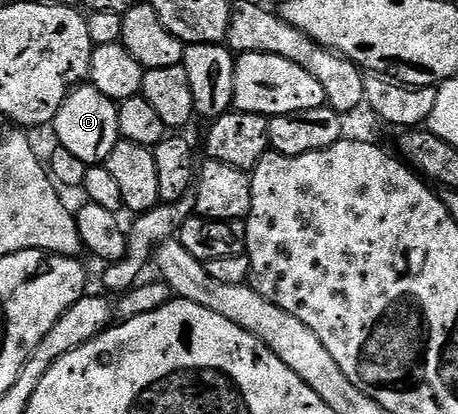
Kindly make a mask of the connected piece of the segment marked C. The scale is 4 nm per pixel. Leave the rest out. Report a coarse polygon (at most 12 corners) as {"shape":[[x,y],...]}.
{"shape":[[83,83],[53,129],[87,167],[105,165],[120,139],[118,105]]}

